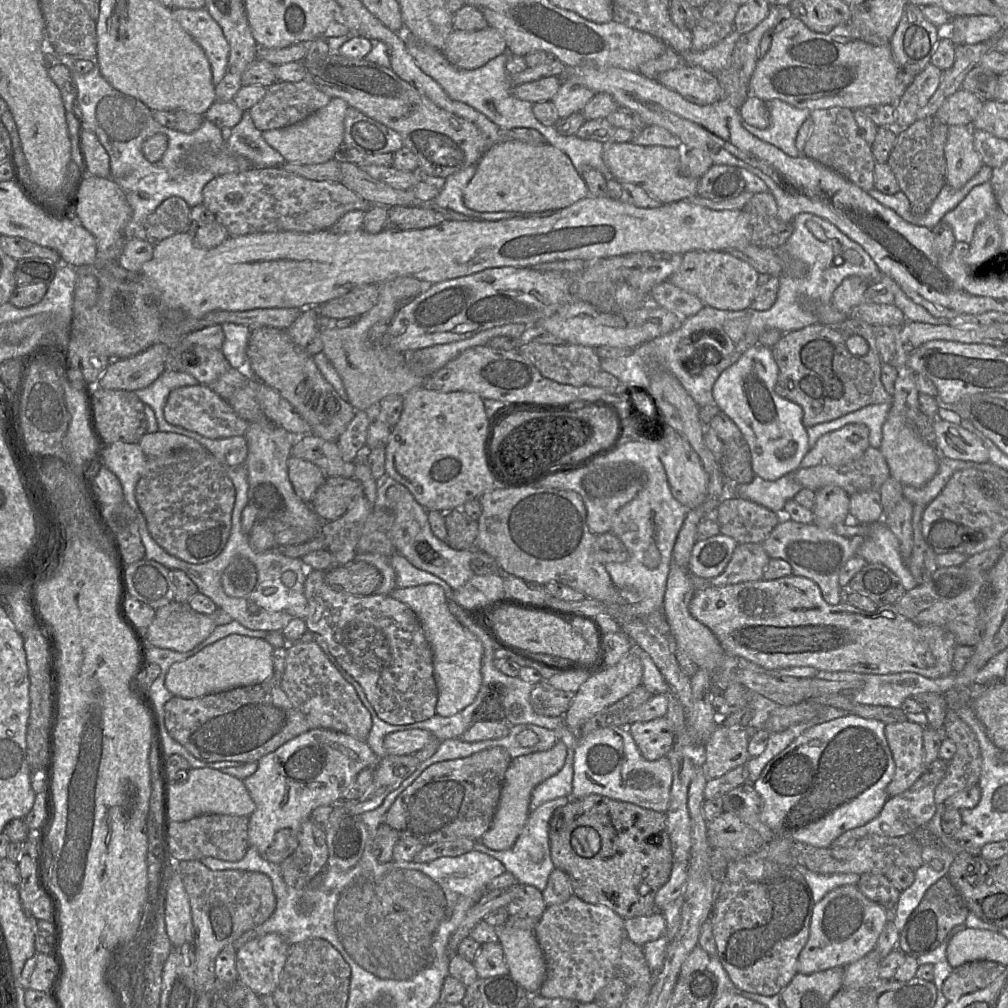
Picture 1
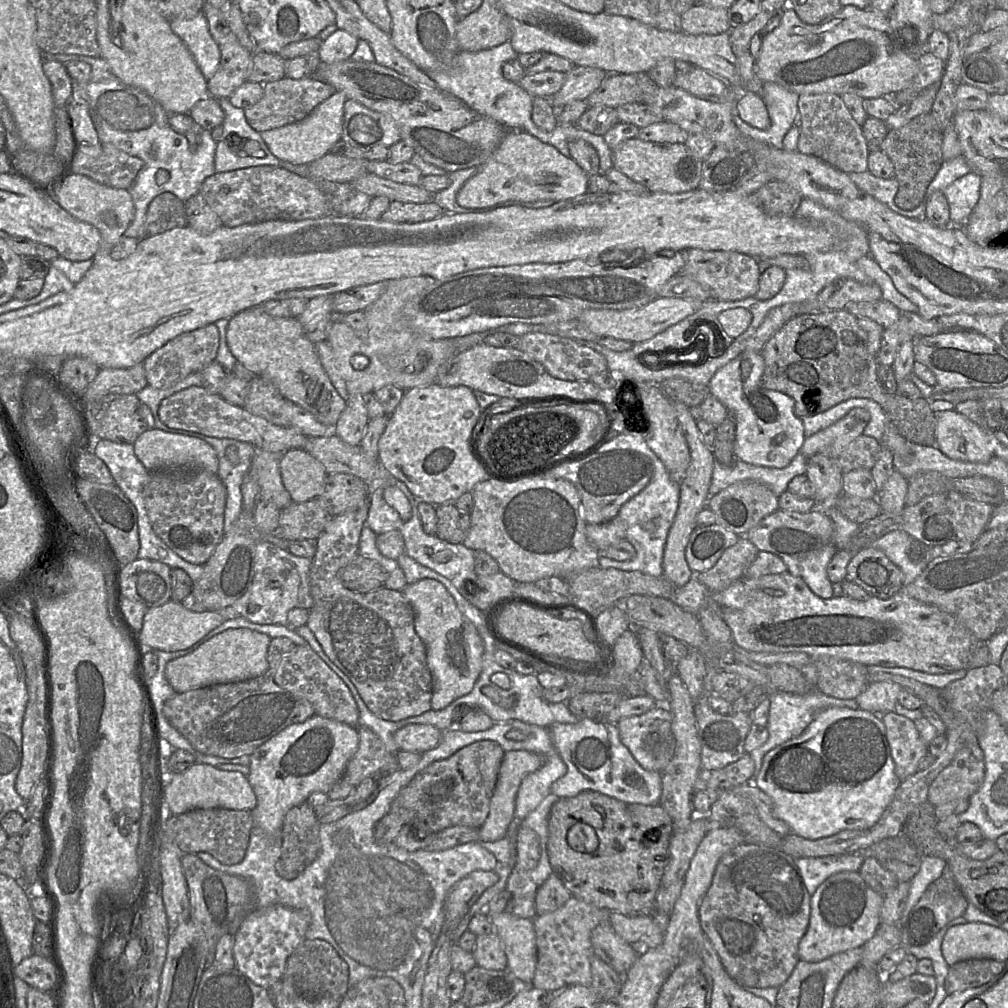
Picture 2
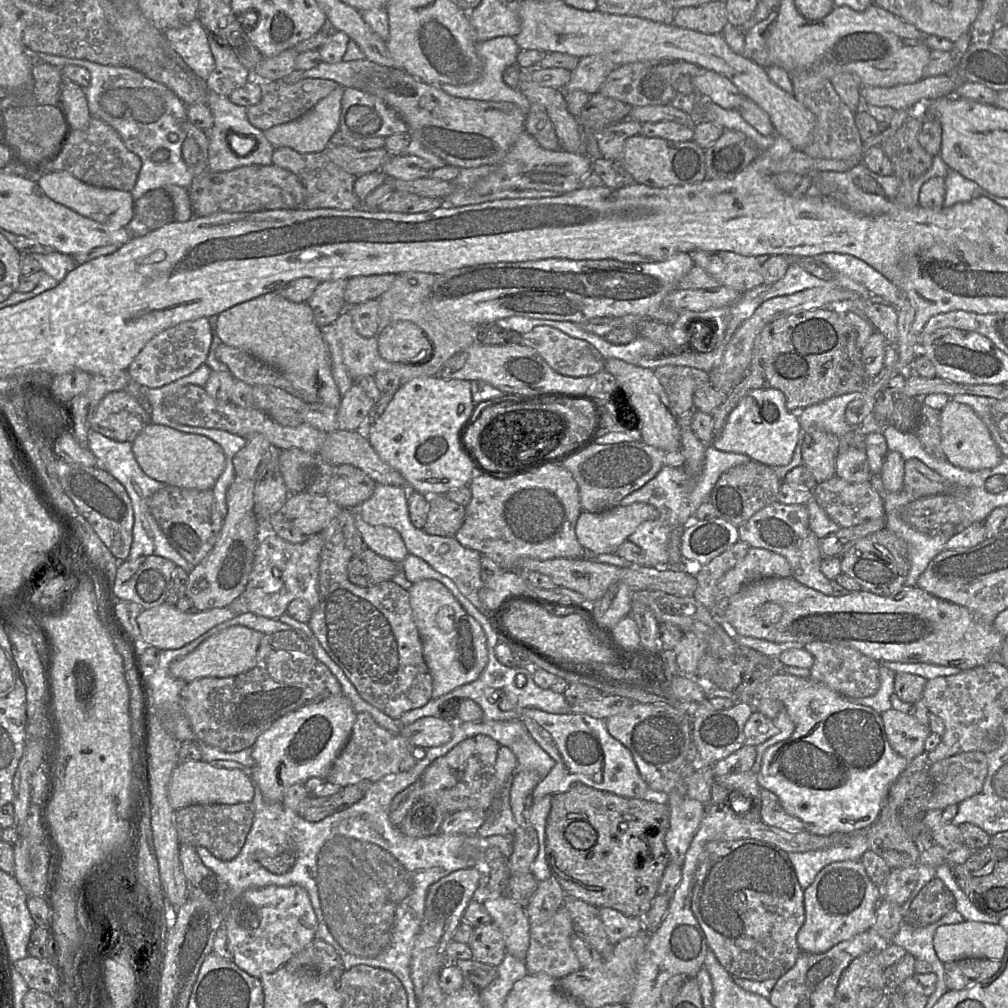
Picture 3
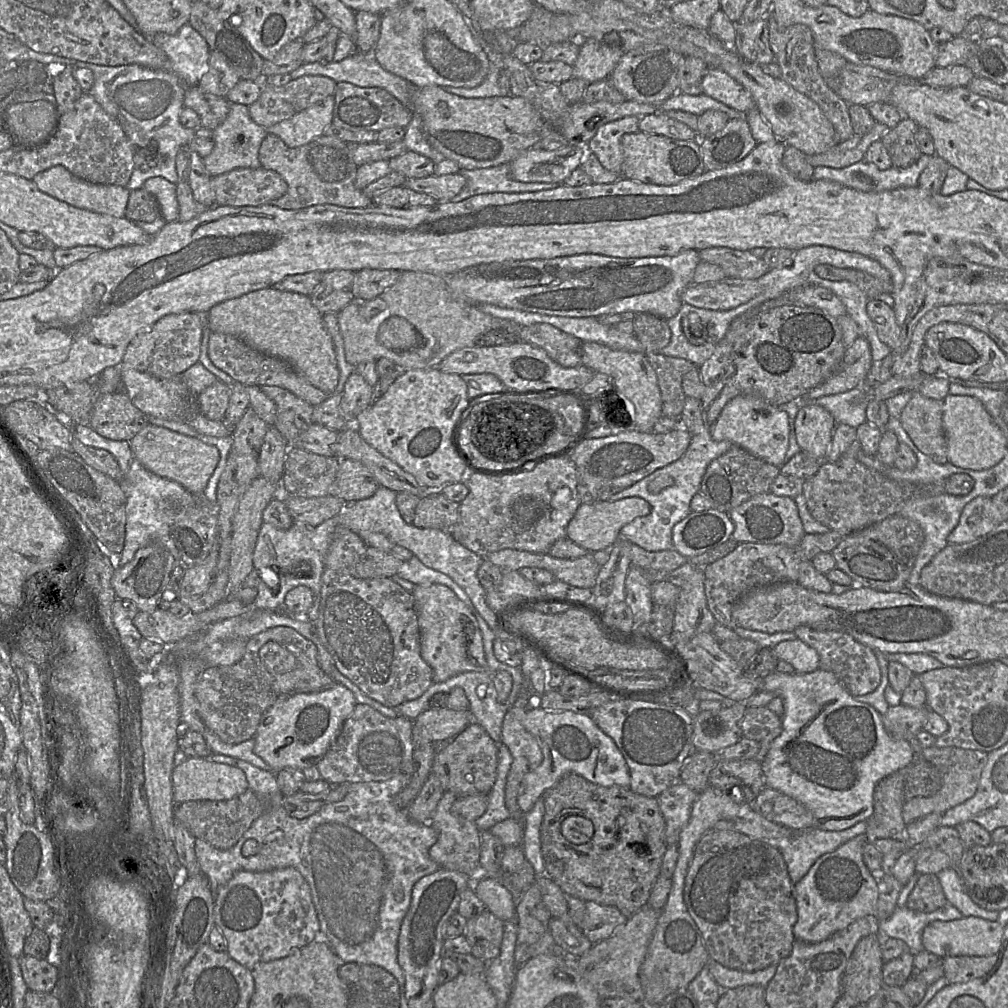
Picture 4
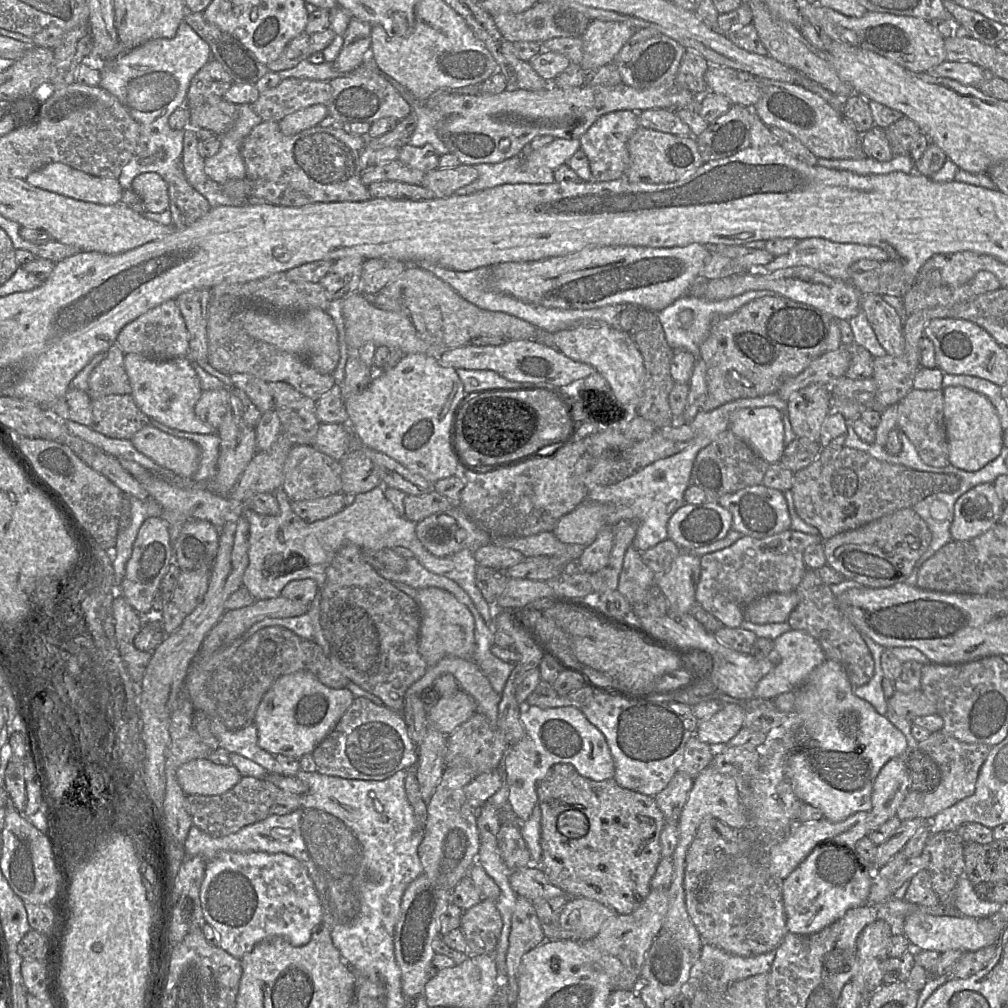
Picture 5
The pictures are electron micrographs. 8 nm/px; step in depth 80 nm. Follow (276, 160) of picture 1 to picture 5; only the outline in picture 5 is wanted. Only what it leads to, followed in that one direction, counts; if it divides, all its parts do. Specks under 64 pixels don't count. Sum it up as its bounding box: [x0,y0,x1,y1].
[204,104,262,185]

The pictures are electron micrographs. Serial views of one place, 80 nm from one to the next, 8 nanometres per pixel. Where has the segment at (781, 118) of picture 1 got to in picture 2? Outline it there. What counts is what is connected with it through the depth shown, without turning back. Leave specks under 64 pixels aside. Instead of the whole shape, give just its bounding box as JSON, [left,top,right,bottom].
[733,83,799,149]

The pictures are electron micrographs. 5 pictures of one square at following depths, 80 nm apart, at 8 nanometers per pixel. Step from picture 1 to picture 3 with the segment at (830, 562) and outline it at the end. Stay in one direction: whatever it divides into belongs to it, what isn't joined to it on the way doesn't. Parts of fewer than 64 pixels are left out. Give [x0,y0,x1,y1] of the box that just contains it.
[738,502,832,595]

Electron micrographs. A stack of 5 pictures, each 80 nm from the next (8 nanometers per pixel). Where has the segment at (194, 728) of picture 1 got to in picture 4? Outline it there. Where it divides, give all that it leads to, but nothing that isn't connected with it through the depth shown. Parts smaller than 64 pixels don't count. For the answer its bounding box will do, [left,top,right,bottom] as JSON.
[194,626,335,745]

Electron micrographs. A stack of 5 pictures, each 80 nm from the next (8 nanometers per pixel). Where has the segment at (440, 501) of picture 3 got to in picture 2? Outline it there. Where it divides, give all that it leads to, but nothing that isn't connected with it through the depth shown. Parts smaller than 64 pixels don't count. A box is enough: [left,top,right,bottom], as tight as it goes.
[435,503,470,544]

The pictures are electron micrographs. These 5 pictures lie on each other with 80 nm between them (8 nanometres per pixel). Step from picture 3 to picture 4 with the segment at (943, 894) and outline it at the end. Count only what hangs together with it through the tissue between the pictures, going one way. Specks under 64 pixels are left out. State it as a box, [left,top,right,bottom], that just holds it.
[907,874,948,913]

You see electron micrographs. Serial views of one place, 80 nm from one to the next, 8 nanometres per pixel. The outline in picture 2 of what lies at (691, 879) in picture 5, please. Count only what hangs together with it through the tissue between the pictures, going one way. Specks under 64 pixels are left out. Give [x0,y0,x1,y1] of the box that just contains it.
[698,843,810,988]

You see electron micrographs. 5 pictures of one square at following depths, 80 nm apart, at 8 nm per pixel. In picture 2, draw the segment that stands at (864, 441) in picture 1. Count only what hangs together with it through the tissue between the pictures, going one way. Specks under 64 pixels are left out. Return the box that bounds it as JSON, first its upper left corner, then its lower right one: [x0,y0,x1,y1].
[801,407,870,460]

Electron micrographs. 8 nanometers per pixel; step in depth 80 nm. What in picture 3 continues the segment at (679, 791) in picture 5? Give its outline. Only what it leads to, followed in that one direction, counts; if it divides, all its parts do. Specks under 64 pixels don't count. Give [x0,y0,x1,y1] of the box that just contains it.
[665,789,706,867]

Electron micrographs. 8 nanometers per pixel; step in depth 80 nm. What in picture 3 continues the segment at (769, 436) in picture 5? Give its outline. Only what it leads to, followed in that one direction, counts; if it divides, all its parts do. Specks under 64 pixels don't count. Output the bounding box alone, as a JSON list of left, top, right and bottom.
[712,388,801,465]

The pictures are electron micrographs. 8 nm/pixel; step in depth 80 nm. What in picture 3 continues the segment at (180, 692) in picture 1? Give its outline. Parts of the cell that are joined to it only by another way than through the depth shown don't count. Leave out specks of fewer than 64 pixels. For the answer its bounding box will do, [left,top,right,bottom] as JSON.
[170,626,264,683]

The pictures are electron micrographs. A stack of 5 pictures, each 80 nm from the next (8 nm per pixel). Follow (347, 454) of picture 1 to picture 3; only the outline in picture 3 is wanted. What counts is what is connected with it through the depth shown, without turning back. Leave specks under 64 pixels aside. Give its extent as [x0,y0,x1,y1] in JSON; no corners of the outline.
[337,381,373,431]

